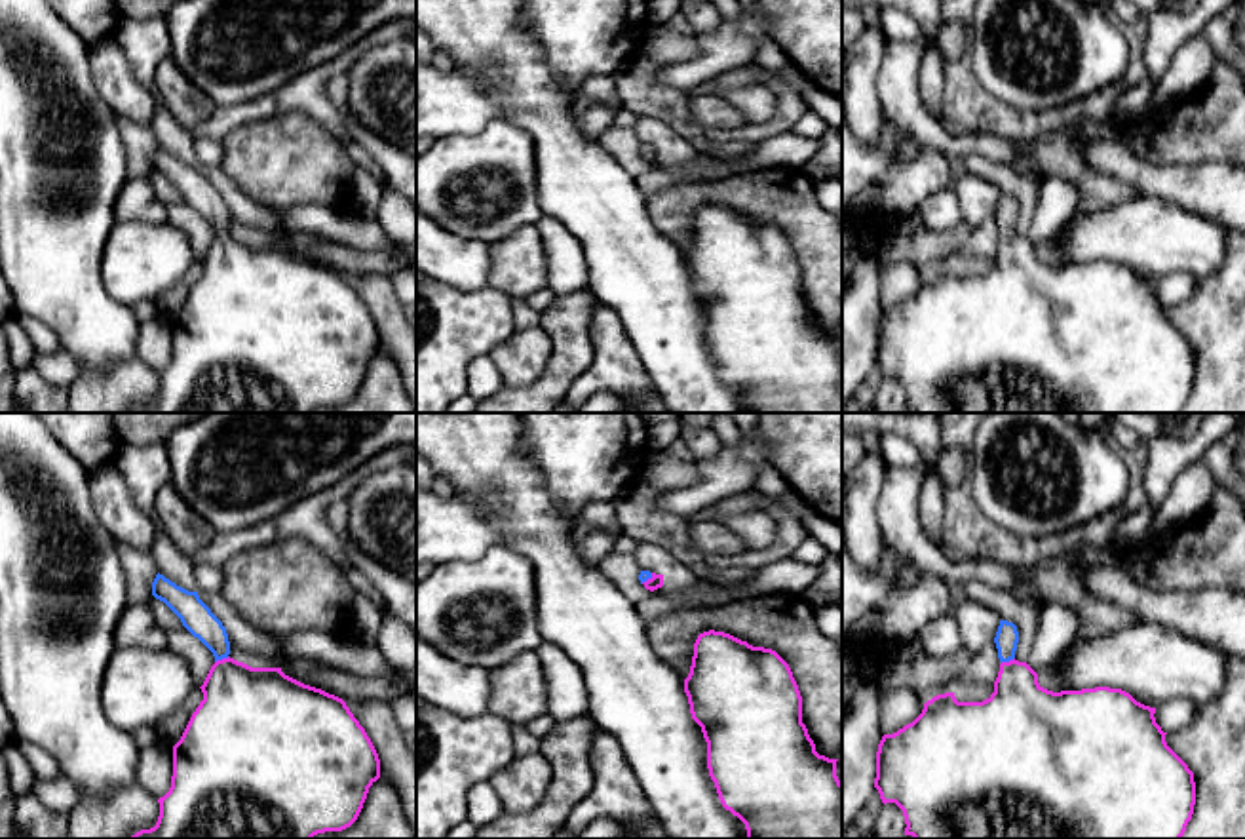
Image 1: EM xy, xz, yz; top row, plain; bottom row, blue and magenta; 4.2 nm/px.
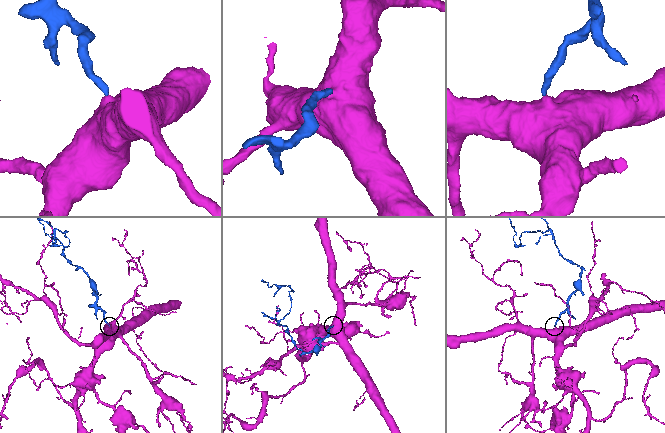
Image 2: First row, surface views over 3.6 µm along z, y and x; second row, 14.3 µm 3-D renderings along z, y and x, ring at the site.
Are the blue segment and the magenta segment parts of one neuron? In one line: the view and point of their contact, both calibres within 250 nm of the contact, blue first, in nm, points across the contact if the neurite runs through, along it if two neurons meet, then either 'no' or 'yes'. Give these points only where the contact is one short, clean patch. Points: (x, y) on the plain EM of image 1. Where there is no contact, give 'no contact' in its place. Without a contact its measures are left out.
contact xy (221, 233); calibres 140 and 380 nm; way xy (196, 191), (213, 208), (221, 233), (238, 278), (246, 286); yes

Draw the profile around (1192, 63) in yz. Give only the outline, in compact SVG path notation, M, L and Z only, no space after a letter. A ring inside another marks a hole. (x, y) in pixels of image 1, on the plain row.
M1201 32L1190 36L1173 53L1169 68L1158 82L1148 107L1133 114L1114 116L1112 124L1116 127L1125 127L1140 122L1150 112L1161 112L1178 97L1186 95L1194 88L1203 86L1209 80L1213 67L1213 53Z

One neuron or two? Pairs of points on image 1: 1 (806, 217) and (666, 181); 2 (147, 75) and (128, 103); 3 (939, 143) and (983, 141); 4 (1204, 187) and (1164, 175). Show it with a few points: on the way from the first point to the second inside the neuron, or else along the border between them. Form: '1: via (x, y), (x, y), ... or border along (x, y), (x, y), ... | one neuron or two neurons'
1: border along (725, 177), (675, 185), (656, 191), (647, 200) | two neurons
2: border along (118, 42), (132, 75), (151, 92) | two neurons
3: via (951, 143), (972, 143) | one neuron
4: via (1194, 187), (1173, 183) | one neuron

